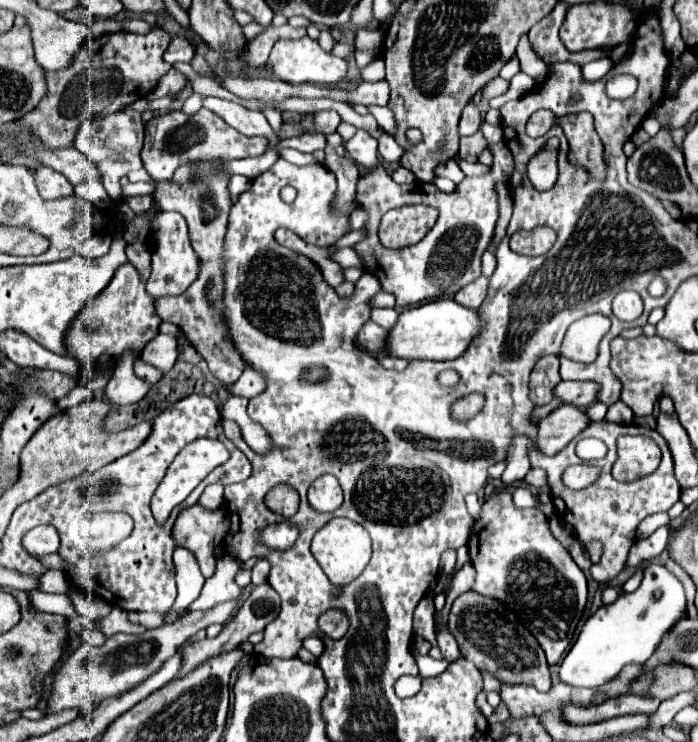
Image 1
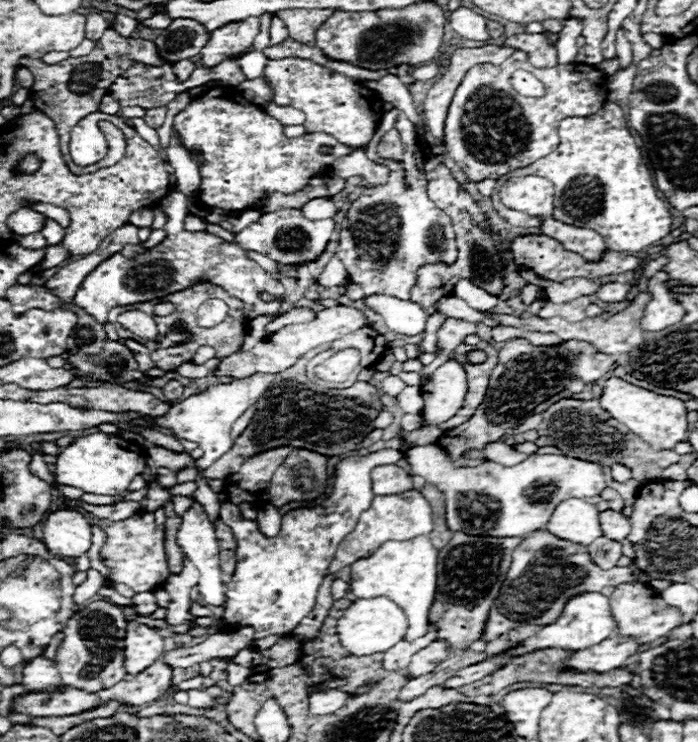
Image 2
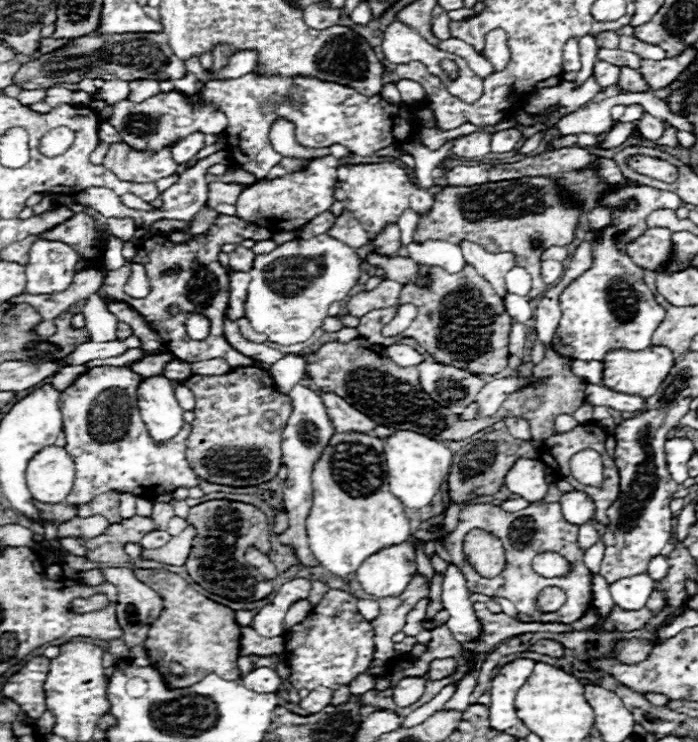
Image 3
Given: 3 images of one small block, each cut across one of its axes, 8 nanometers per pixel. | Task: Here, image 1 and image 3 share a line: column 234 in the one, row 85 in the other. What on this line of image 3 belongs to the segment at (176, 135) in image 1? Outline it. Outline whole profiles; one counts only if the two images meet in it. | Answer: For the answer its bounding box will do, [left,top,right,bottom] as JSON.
[130,79,160,102]

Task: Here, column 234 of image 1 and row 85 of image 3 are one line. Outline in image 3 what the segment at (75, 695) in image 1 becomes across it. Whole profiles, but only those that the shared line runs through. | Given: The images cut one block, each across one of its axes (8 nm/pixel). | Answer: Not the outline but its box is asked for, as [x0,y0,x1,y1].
[594,60,620,88]

